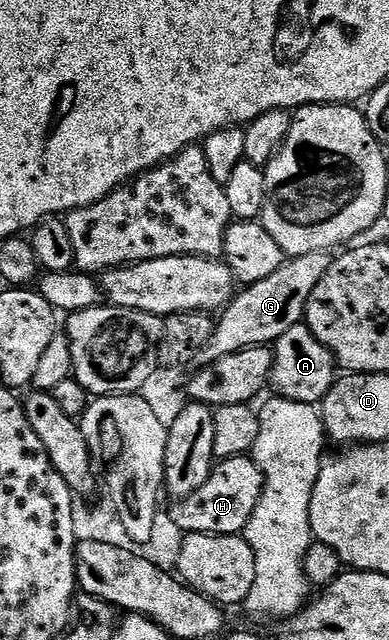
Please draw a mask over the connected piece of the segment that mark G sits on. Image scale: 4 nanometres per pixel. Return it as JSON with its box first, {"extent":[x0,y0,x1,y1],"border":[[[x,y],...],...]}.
{"extent":[196,252,333,366],"border":[[[328,252],[294,257],[286,260],[285,265],[279,267],[279,271],[275,271],[275,275],[267,275],[267,279],[259,279],[259,283],[244,286],[220,314],[221,321],[219,317],[213,326],[211,339],[197,353],[196,364],[198,366],[210,365],[227,355],[235,355],[244,349],[272,346],[283,335],[287,335],[287,331],[291,331],[291,327],[302,324],[305,308],[311,299],[311,291],[315,291],[315,287],[319,287],[319,279],[323,279],[323,275],[327,275],[332,262],[333,257]]]}

